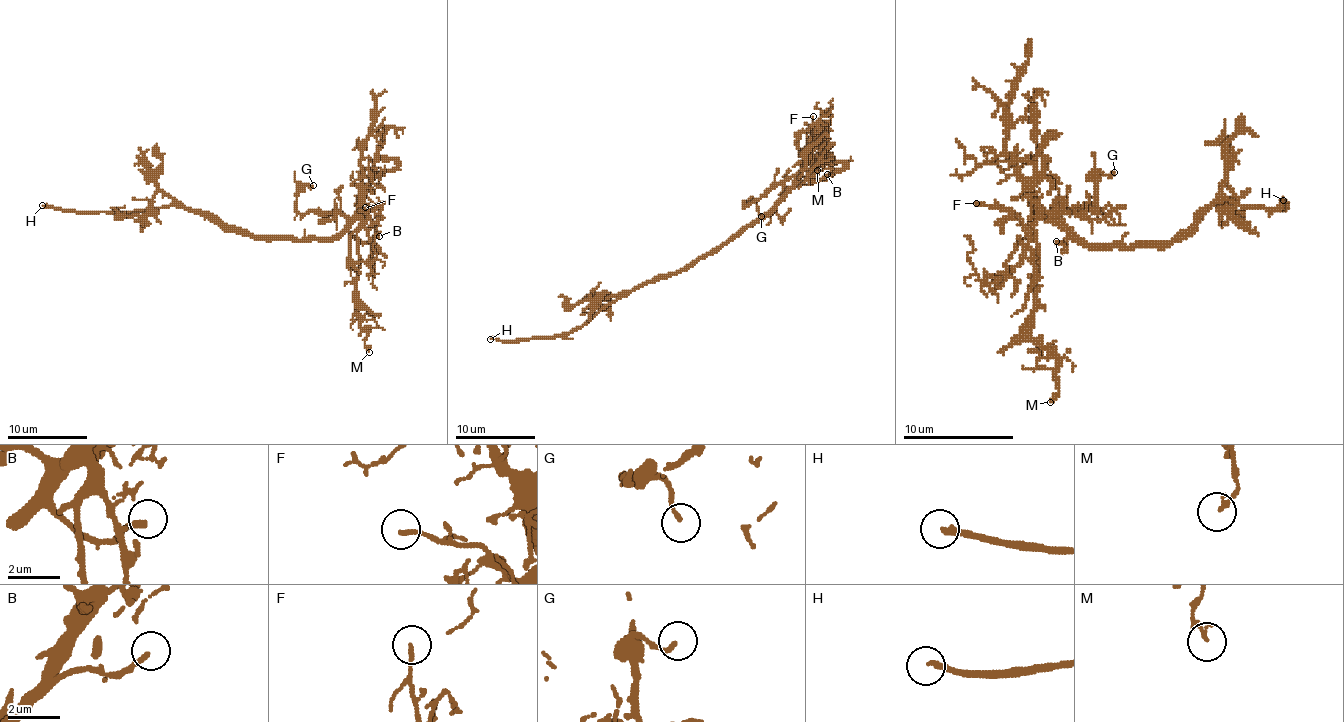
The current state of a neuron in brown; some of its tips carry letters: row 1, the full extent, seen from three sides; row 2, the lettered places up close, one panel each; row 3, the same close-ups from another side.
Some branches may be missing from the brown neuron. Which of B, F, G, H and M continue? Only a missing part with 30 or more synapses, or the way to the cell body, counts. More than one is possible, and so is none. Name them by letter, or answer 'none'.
B, H

